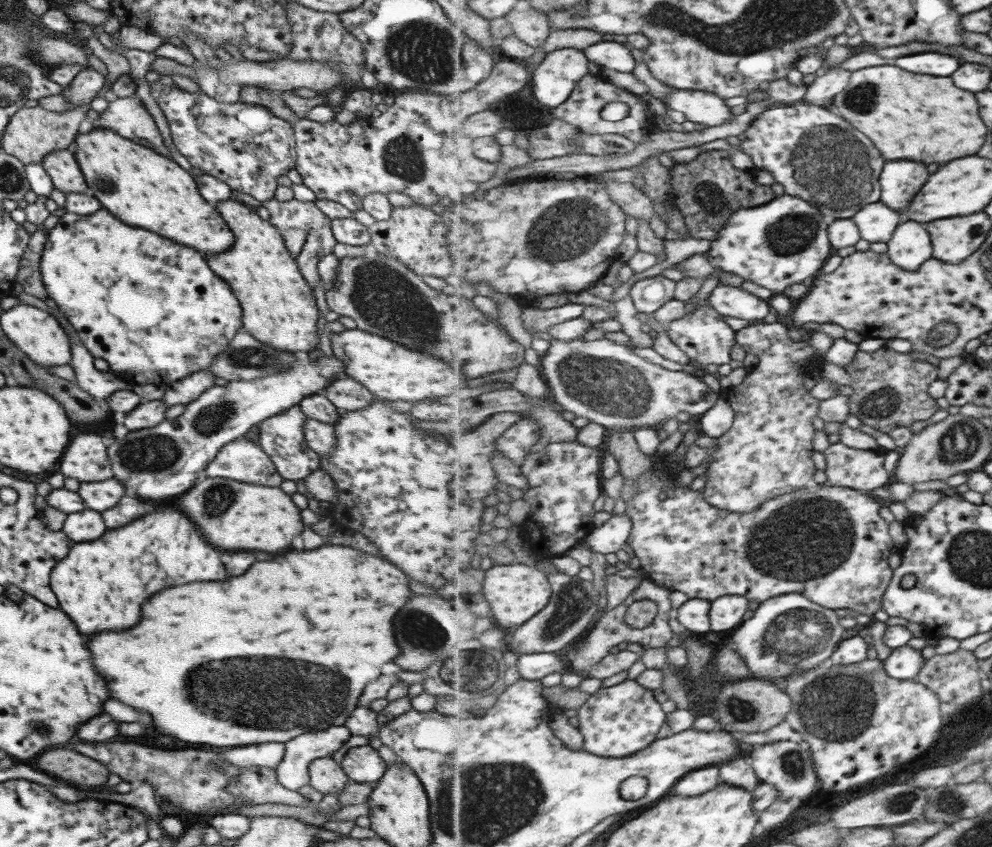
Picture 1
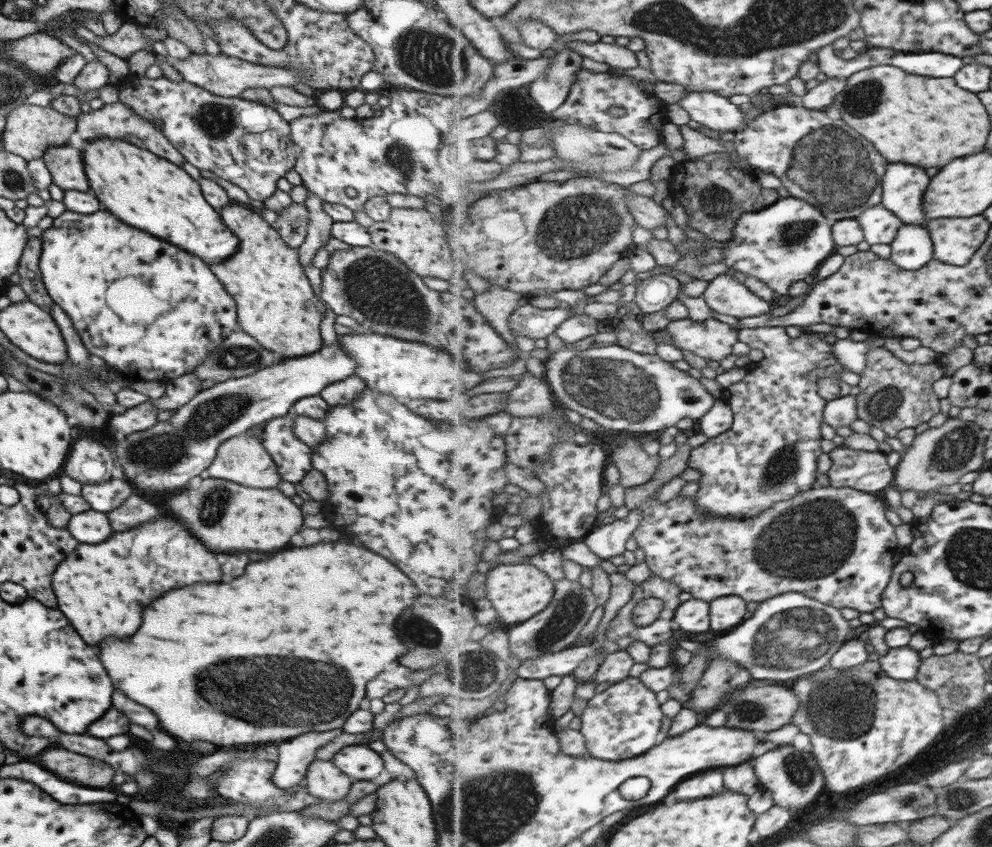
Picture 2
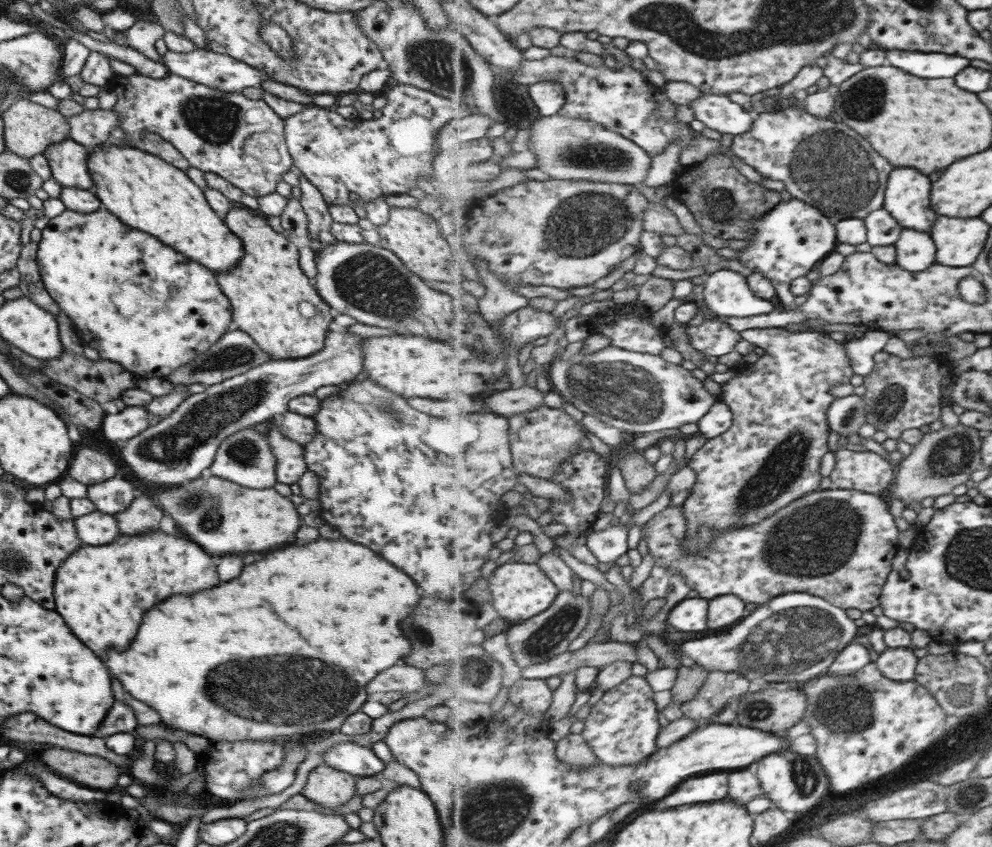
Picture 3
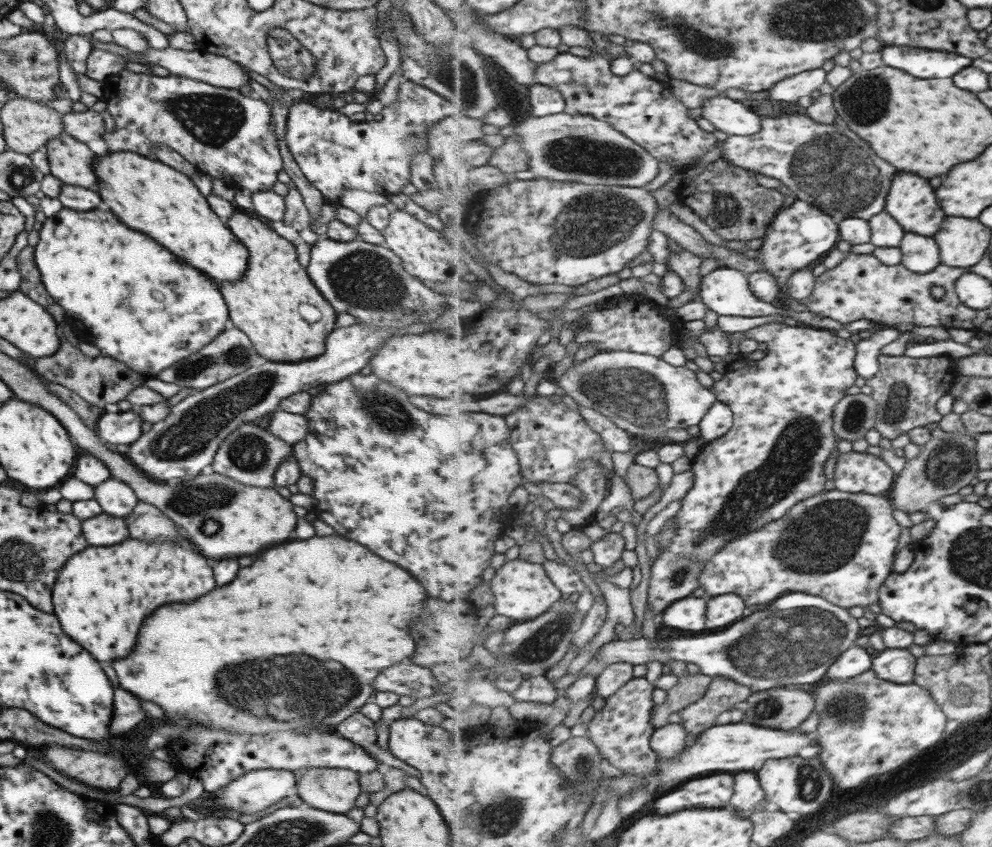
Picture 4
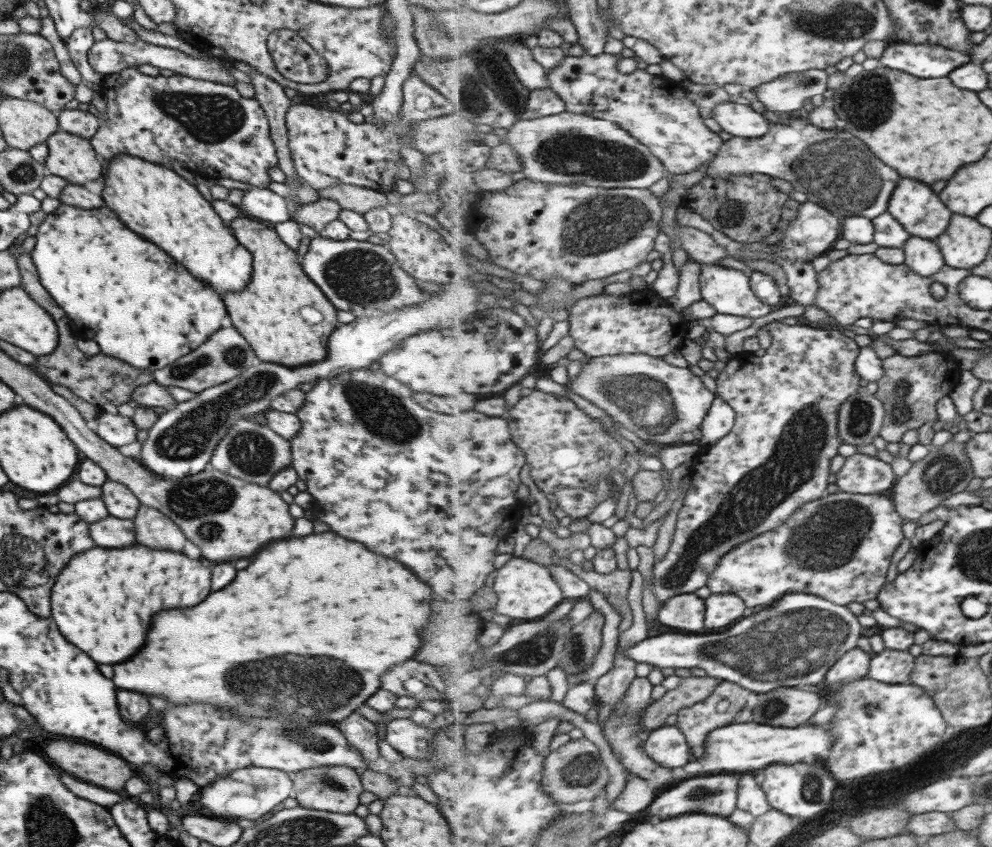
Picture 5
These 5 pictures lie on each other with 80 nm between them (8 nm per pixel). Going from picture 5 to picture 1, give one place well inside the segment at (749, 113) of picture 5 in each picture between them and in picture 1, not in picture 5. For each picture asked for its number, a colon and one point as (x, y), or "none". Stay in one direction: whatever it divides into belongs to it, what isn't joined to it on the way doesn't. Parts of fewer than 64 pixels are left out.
1: (697, 106)
2: (710, 109)
3: (718, 112)
4: (734, 118)

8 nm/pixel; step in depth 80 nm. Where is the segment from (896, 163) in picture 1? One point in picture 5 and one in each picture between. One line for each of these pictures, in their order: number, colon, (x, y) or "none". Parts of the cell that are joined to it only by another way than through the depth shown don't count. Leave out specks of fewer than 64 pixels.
2: (904, 185)
3: (908, 196)
4: (911, 200)
5: (913, 204)

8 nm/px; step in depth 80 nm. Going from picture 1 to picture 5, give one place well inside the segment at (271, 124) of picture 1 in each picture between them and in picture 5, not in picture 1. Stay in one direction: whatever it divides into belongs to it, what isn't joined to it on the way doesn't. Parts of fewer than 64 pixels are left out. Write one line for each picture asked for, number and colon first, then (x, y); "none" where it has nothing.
2: (247, 143)
3: (241, 140)
4: (228, 136)
5: (155, 118)

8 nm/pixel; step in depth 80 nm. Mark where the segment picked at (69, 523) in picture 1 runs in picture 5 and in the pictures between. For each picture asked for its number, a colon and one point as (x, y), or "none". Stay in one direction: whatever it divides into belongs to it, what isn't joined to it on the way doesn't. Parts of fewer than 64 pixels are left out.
2: (90, 527)
3: (95, 528)
4: (101, 530)
5: (109, 532)

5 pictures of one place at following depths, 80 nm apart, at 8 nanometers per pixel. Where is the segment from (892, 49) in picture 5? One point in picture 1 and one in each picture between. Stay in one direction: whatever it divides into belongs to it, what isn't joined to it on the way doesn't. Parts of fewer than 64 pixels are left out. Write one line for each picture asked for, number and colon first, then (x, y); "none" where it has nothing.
1: (938, 64)
2: (937, 64)
3: (925, 64)
4: (922, 63)

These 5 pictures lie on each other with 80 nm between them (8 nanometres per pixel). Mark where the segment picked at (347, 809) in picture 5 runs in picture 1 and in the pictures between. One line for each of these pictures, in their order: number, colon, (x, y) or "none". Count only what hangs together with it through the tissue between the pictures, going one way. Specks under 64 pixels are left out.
1: (324, 774)
2: (323, 781)
3: (326, 787)
4: (334, 790)

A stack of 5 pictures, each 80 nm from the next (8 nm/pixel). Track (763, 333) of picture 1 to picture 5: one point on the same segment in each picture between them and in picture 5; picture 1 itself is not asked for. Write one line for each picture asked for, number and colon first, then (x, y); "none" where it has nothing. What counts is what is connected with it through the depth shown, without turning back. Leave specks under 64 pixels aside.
2: (769, 455)
3: (771, 456)
4: (774, 457)
5: (777, 457)

